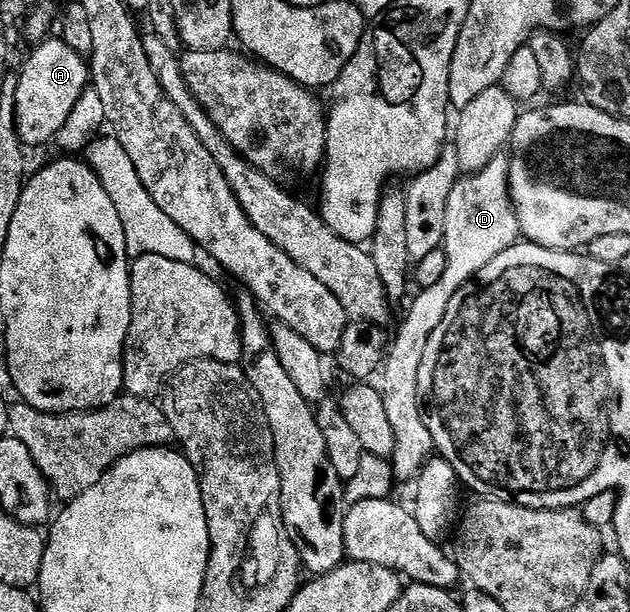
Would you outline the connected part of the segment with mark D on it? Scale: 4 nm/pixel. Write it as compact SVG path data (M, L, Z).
M499 154L484 169L461 175L450 191L449 202L446 204L445 234L442 245L442 251L446 256L446 274L442 274L442 278L435 286L423 289L419 293L420 297L409 306L408 313L405 314L404 321L396 332L396 337L394 335L391 337L390 347L382 365L382 375L379 377L381 380L378 380L380 397L382 402L386 402L386 414L391 428L394 429L394 450L390 459L397 481L408 479L411 481L428 463L434 452L432 435L424 421L424 409L420 406L418 394L418 370L422 366L422 354L426 354L426 342L430 342L430 334L434 334L434 330L438 330L438 322L446 318L446 306L450 298L454 298L454 294L458 294L458 290L462 290L462 286L466 286L466 282L470 282L477 272L483 270L490 262L494 262L498 254L502 254L507 248L514 247L521 236L516 208L512 204L512 195L508 189L507 155Z

